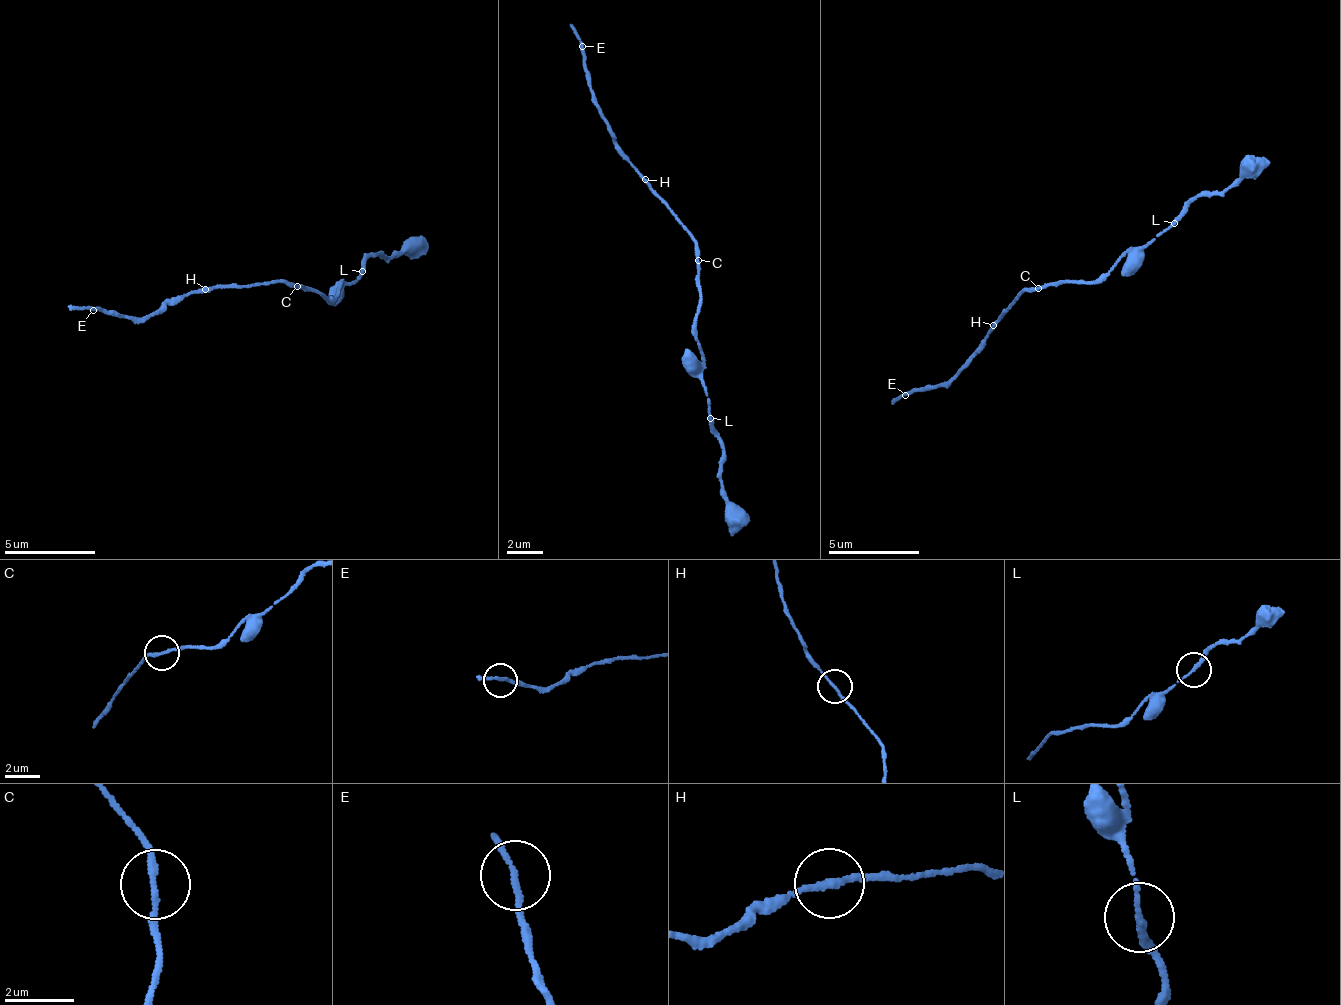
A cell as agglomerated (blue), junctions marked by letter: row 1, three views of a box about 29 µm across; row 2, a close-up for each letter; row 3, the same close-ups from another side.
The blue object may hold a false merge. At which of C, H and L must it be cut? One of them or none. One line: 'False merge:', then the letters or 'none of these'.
False merge: none of these

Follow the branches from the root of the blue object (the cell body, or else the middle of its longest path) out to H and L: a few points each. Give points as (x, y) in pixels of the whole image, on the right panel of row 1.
H: (1038, 288), (1016, 294), (995, 324)
L: (1038, 288), (1095, 279), (1105, 274), (1113, 264), (1126, 256), (1137, 254), (1174, 223)

